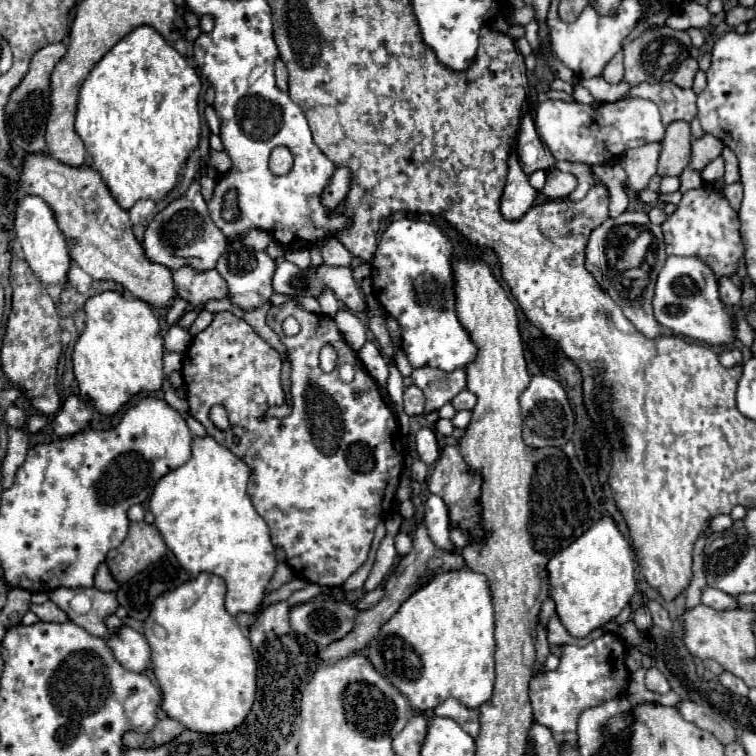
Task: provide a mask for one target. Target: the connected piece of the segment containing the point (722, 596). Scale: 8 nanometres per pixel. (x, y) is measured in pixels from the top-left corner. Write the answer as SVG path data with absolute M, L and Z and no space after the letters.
M707 588L703 592L703 598L701 602L709 608L715 608L715 610L731 610L731 608L739 608L739 602L735 596L729 596L721 590L715 590L715 588Z

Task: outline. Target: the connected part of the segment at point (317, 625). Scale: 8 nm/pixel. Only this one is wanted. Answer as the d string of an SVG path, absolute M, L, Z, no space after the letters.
M315 598L295 606L289 620L295 632L311 638L319 648L325 648L353 630L355 608L343 600Z

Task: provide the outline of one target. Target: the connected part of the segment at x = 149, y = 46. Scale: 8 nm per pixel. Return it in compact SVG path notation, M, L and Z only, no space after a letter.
M139 26L119 40L81 86L75 130L123 210L137 200L161 200L177 184L185 160L199 144L199 74L151 26Z

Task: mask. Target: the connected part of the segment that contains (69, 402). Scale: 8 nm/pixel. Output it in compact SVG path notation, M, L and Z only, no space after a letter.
M69 396L61 410L53 416L53 430L59 434L59 436L73 436L75 432L81 432L81 430L87 430L89 428L89 422L91 422L91 412L87 410L87 406L77 398L77 396Z

